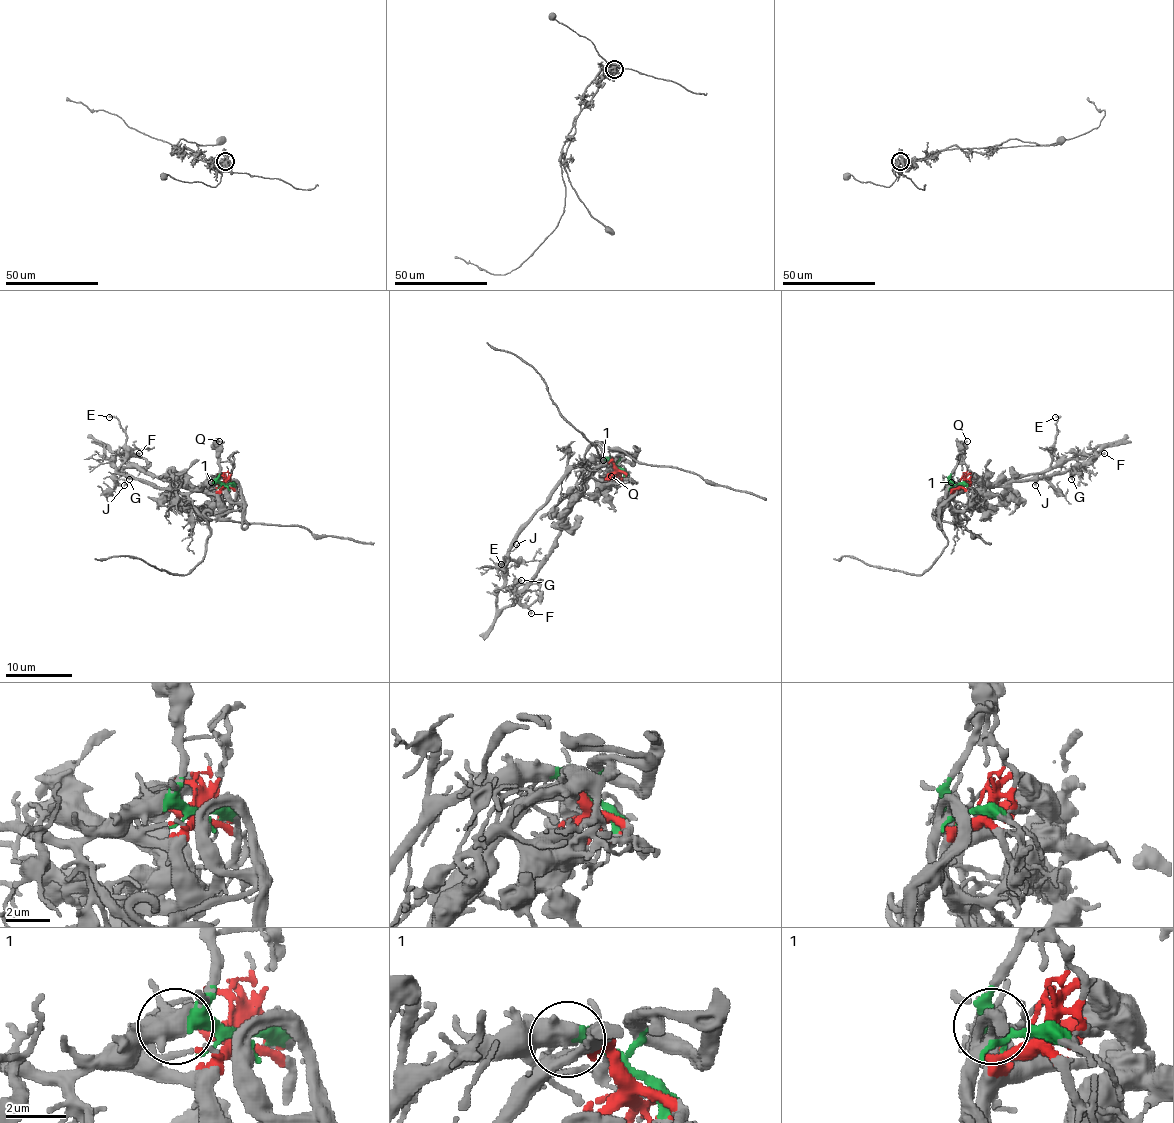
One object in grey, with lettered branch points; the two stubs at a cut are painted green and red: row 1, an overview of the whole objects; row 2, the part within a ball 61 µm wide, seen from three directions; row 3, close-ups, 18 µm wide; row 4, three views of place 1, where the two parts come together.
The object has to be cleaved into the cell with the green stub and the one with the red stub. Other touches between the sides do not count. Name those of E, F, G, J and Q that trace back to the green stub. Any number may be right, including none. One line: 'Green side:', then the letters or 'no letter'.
Green side: E, J, Q

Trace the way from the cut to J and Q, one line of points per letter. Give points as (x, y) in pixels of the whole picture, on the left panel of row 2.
J: (223, 482), (203, 482), (183, 492), (153, 487), (125, 474), (115, 476), (125, 481), (123, 486)
Q: (223, 482), (219, 479), (219, 441)

